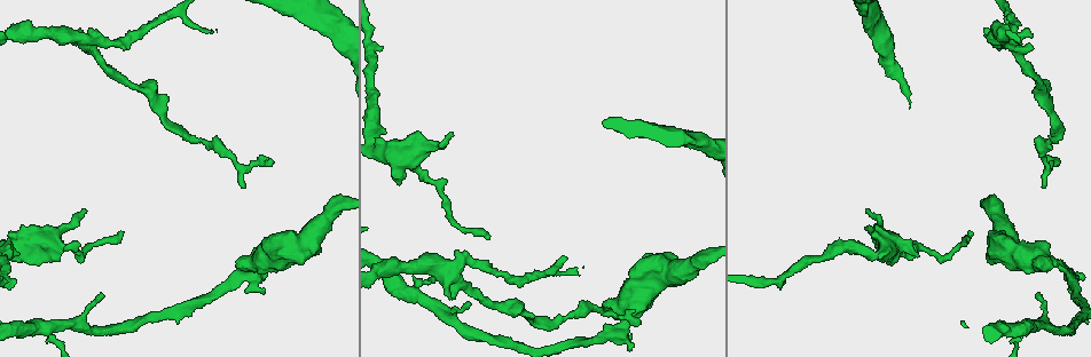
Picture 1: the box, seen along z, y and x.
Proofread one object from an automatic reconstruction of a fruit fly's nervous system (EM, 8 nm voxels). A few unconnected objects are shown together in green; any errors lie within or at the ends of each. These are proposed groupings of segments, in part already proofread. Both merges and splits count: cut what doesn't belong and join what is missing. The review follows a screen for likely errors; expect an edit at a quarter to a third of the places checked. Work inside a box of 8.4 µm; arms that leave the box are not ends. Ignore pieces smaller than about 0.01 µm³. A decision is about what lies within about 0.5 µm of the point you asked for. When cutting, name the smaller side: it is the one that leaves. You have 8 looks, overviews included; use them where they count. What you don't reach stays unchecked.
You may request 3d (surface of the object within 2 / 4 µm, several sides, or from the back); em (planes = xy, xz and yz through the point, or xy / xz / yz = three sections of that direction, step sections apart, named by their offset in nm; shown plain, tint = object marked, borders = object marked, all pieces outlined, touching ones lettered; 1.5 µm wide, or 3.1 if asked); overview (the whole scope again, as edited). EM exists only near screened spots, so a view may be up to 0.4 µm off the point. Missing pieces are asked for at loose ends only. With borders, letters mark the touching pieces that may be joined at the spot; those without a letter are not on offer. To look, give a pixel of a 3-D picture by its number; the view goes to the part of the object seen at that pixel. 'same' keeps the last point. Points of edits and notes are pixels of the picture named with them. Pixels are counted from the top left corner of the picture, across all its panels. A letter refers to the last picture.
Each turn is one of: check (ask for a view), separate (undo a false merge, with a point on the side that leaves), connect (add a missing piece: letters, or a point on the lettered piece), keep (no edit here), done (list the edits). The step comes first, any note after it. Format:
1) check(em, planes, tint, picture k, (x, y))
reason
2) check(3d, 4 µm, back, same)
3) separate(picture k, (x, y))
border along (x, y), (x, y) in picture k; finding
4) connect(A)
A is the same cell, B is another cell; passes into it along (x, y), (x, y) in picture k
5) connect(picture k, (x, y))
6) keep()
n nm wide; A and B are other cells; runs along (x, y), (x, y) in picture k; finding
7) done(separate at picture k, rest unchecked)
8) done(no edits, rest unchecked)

check(3d, 4 µm, picture 1, (639, 323))
tapers out

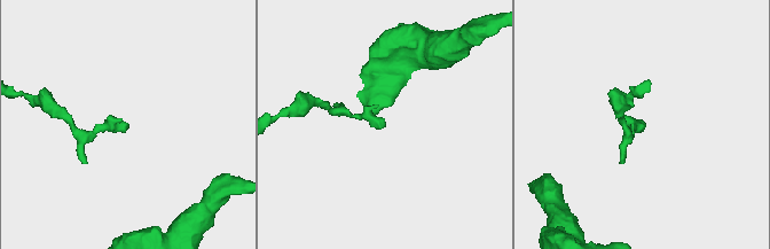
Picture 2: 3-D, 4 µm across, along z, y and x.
check(em, xz, step 4, borders, picture 2, (645, 125))

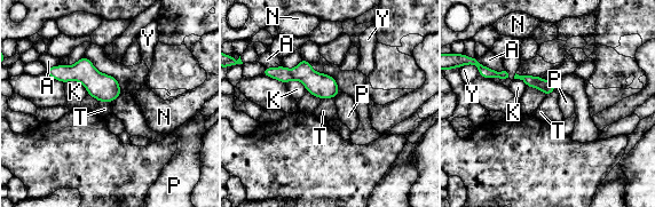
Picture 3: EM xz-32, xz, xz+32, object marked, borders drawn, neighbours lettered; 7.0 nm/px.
keep()
A, K, N, P, T and Y are other cells; runs along (49, 70), (84, 72), (117, 92) in picture 3; no lettered piece goes on from it

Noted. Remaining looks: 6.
check(3d, 4 µm, back, picture 1, (84, 208))

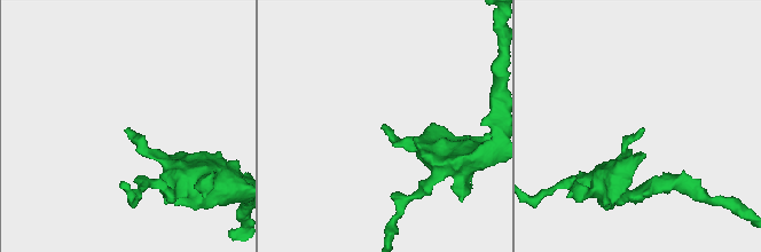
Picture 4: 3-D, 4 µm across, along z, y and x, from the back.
check(em, planes, borders, picture 4, (383, 129))
now the EM

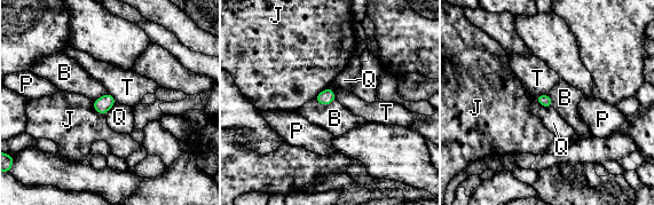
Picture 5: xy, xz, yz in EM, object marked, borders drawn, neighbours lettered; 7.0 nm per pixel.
keep()
B, J, P, Q and T are other cells; border along (314, 99), (322, 104), (335, 100) in picture 5; none of them fits

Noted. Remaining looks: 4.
done(no edits, rest unchecked)

